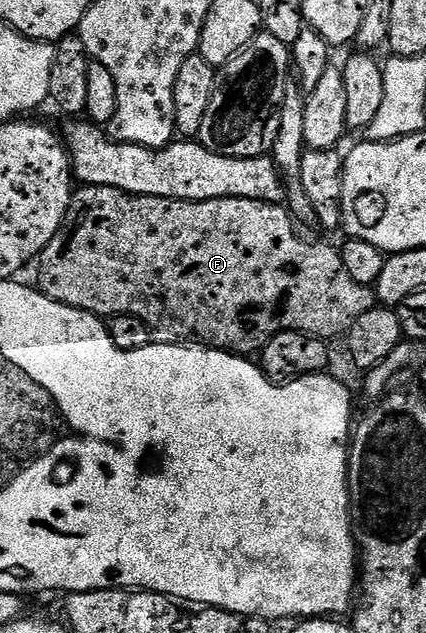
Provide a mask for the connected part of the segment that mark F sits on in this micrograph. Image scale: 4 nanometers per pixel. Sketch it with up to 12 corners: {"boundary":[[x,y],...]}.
{"boundary":[[80,186],[38,290],[251,357],[377,305],[286,206]]}

